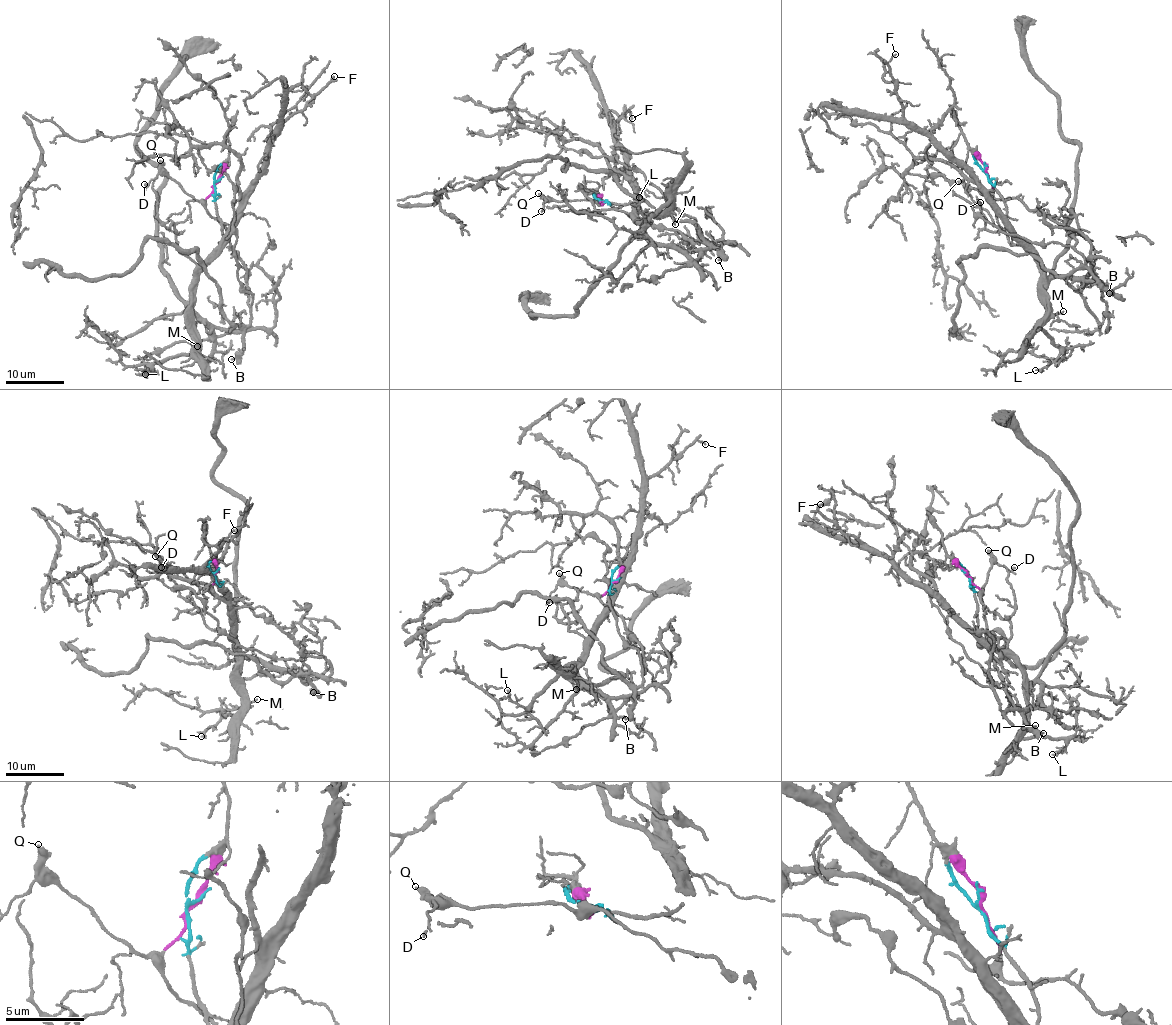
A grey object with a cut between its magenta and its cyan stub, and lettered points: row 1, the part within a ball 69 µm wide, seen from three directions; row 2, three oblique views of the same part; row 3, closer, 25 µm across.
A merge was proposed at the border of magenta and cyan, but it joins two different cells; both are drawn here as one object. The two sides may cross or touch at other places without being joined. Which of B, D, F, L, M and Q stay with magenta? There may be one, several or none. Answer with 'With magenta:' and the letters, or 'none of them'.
With magenta: B, D, Q

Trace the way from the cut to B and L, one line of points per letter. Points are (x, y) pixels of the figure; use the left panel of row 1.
B: (217, 182), (205, 206), (223, 225), (243, 263), (251, 316), (241, 351), (231, 359)
L: (217, 182), (214, 197), (223, 242), (207, 262), (191, 291), (194, 350), (166, 357), (143, 373), (146, 373)

